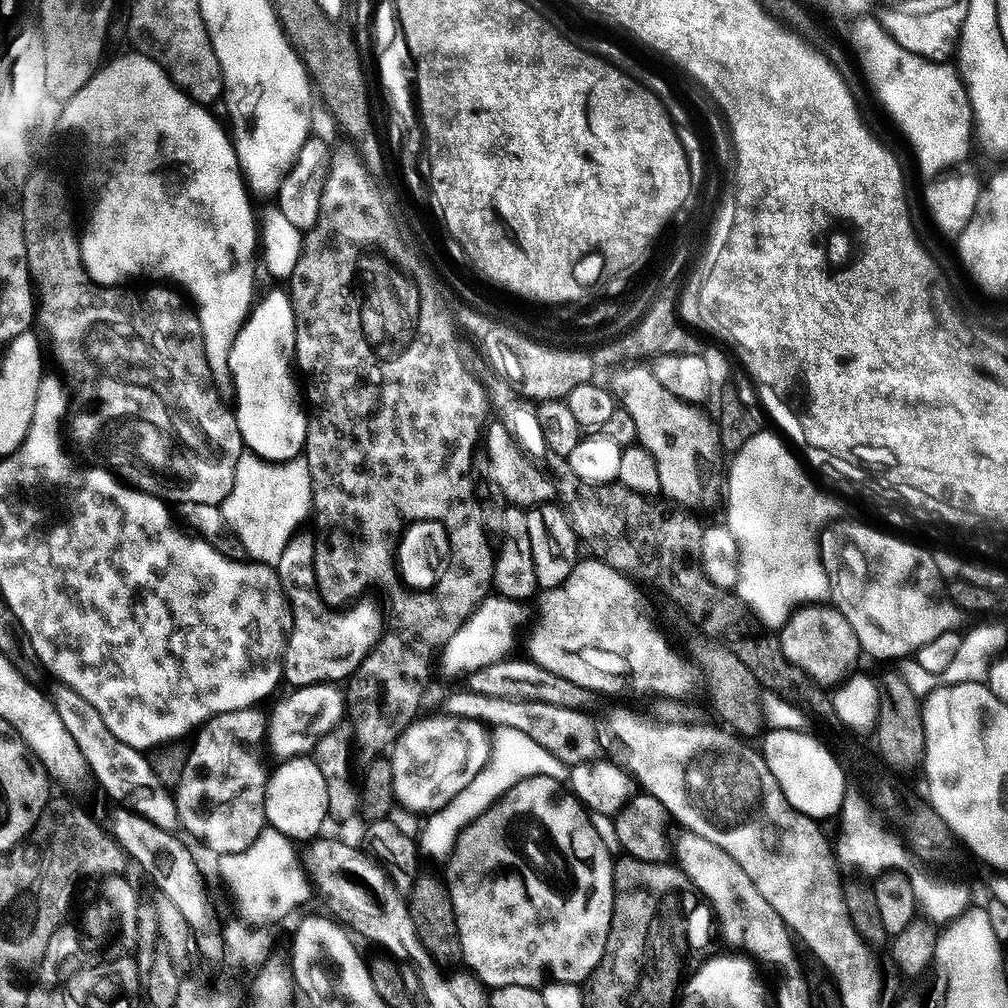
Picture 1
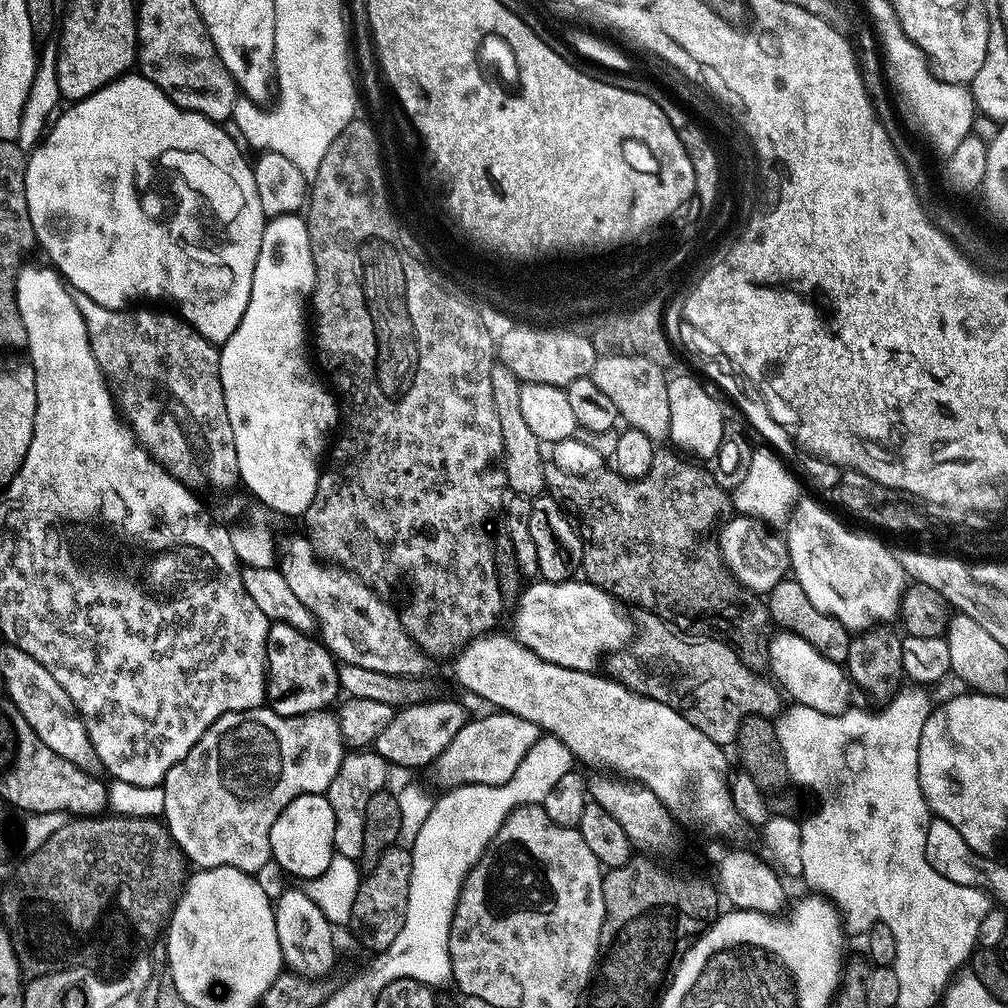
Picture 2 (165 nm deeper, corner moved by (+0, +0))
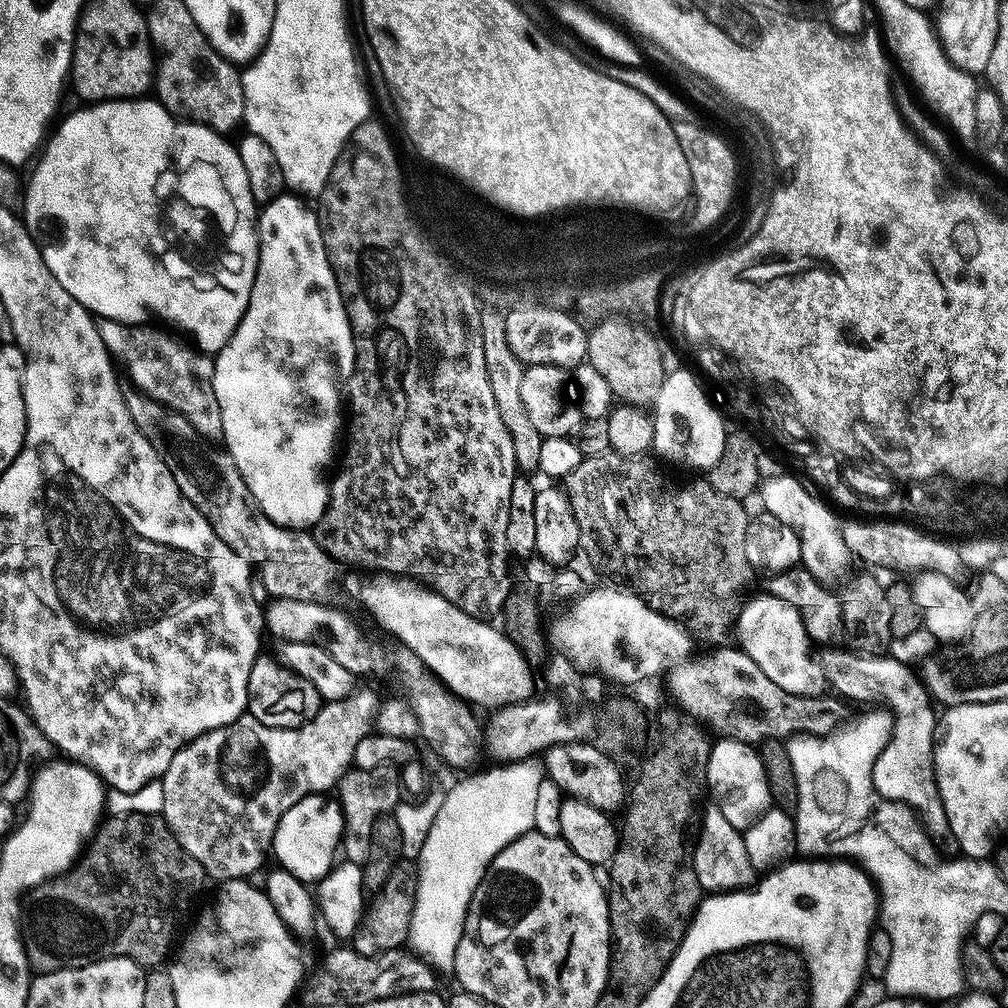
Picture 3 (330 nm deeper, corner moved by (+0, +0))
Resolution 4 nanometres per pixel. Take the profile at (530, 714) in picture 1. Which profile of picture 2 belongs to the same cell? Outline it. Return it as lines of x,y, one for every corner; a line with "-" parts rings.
437,698
424,704
412,704
409,708
399,709
393,715
390,726
386,726
382,734
378,734
374,751
388,761
389,765
427,769
440,757
442,750
446,750
446,746
454,742
454,734
458,734
458,730
462,730
462,726
470,719
470,713
458,701
444,699

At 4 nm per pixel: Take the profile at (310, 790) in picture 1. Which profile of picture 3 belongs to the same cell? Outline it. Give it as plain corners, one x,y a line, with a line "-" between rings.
328,794
307,796
302,798
302,802
294,802
294,806
282,814
272,839
271,851
283,871
305,882
318,882
337,863
343,834
344,815
339,799

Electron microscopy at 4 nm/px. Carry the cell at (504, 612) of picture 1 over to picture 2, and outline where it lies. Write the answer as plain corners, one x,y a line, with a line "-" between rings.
580,578
564,580
560,584
552,584
549,580
532,582
521,591
519,600
514,605
516,617
512,620
511,631
514,638
522,646
526,646
534,654
538,654
540,660
545,660
558,666
566,666
570,670
582,670
583,672
596,672
596,663
609,654
619,651
629,643
634,632
634,626
620,613
621,605
598,586
585,582

